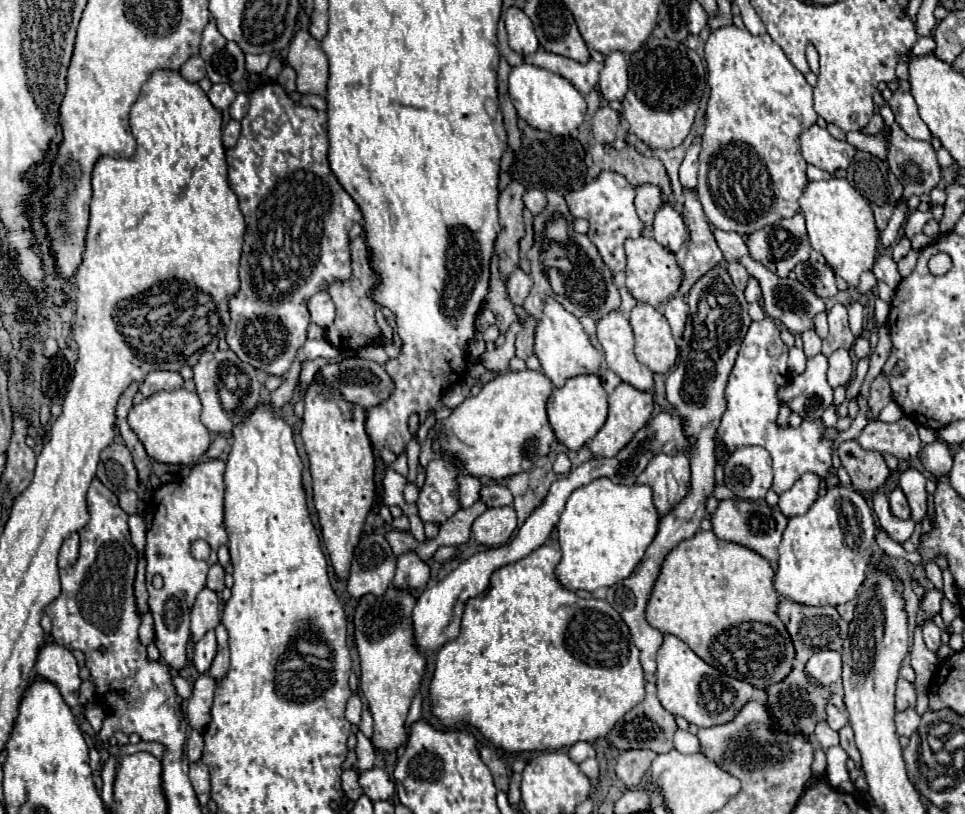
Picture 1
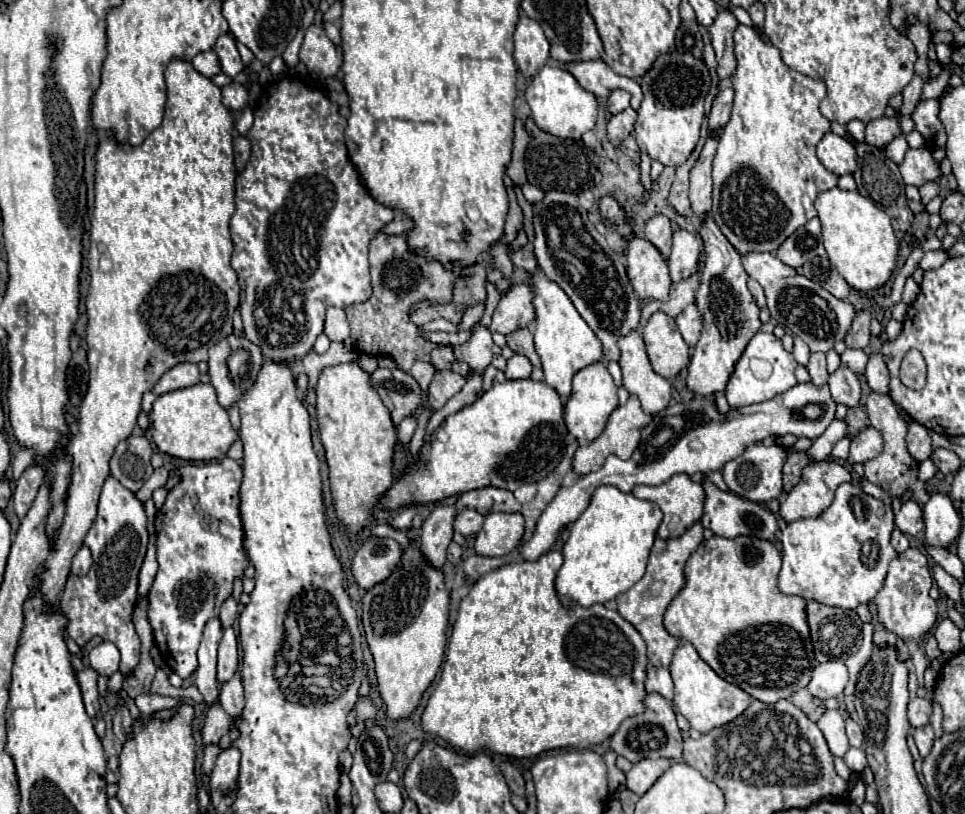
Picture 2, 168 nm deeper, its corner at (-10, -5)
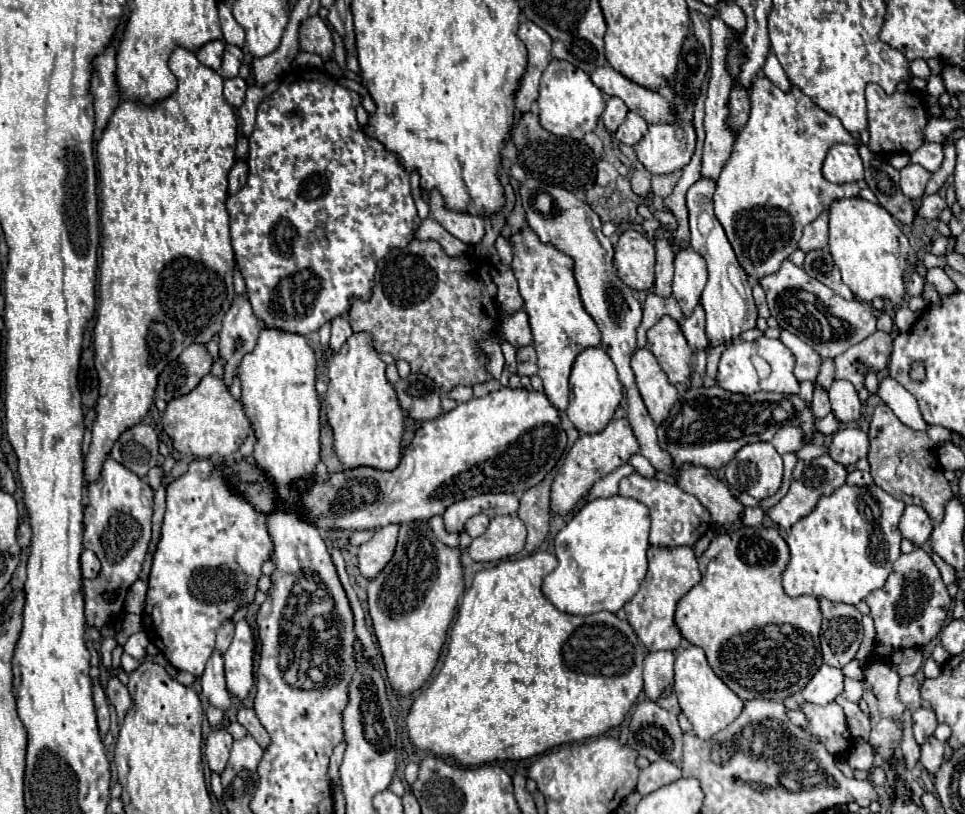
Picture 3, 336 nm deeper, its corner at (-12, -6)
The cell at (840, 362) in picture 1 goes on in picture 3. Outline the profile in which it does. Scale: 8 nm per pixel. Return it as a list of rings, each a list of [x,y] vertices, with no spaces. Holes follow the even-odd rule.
[[[834,380],[828,394],[830,394],[832,412],[836,414],[836,418],[840,422],[852,422],[852,420],[860,418],[862,404],[860,404],[860,398],[858,398],[858,390],[852,386],[852,382]]]

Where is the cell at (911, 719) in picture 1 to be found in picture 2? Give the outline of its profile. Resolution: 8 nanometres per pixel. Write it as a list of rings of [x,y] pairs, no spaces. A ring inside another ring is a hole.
[[[926,725],[922,729],[914,729],[914,741],[918,745],[918,751],[920,751],[920,759],[924,759],[930,749],[932,749],[932,743],[934,743],[934,731],[932,731],[932,725]]]

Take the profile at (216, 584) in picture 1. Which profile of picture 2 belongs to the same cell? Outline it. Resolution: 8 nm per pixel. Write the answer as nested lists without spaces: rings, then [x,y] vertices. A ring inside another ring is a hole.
[[[230,597],[224,601],[222,609],[220,609],[220,623],[222,623],[222,629],[230,627],[234,621],[238,619],[238,603]]]

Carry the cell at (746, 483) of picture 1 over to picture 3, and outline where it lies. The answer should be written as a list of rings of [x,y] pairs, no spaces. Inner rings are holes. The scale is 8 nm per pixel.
[[[770,442],[748,444],[726,464],[726,480],[732,490],[746,492],[758,500],[774,496],[782,484],[782,456]]]

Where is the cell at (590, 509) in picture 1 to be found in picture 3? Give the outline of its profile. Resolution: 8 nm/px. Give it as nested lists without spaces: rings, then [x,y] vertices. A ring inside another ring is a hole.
[[[616,494],[584,504],[554,540],[558,566],[544,578],[546,598],[560,612],[580,616],[620,610],[638,592],[646,576],[648,532],[650,510],[634,498]]]

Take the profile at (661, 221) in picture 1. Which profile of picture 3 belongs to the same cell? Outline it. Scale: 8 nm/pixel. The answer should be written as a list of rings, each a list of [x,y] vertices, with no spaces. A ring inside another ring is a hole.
[[[682,248],[674,260],[674,286],[672,296],[682,306],[684,316],[690,316],[694,306],[700,302],[702,288],[706,284],[704,258],[696,254],[696,250]]]

